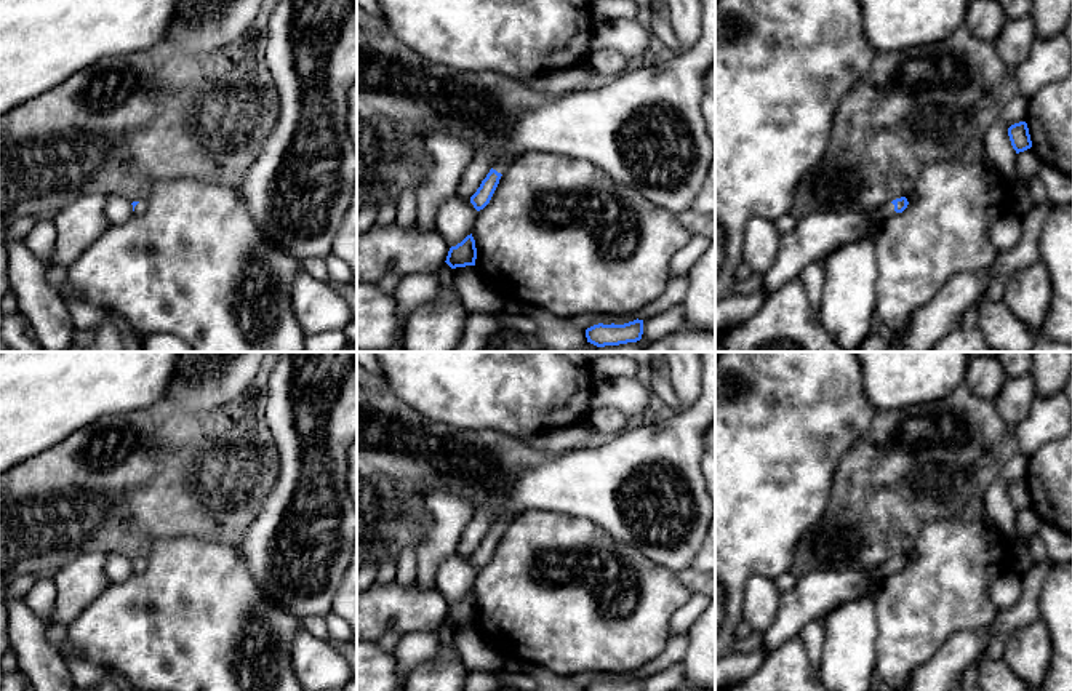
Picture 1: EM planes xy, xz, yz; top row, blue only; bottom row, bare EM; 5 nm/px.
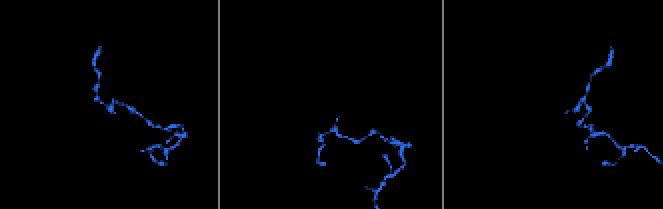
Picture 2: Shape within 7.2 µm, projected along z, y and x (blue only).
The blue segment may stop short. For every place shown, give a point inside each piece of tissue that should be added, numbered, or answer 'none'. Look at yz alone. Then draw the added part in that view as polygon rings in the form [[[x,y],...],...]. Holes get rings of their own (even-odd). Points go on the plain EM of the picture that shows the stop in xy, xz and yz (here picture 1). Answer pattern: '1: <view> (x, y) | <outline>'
1: yz (848, 659) | [[[894,563],[872,568],[874,589],[830,609],[822,619],[824,643],[818,678],[826,691],[872,691],[875,685],[878,624],[875,592],[893,573]]]

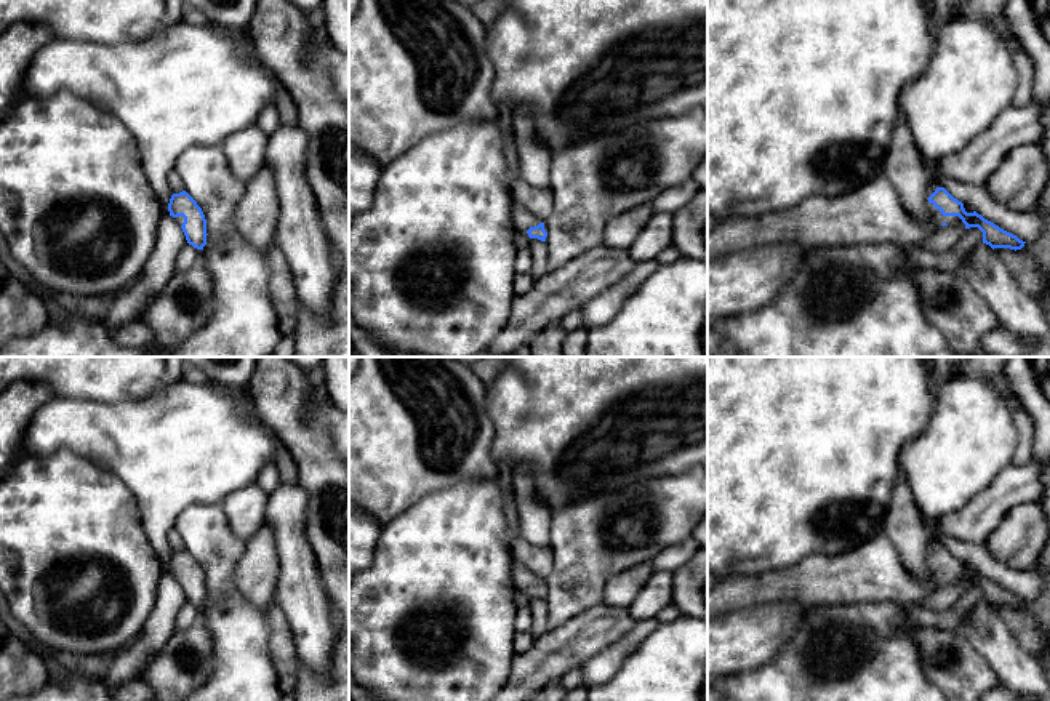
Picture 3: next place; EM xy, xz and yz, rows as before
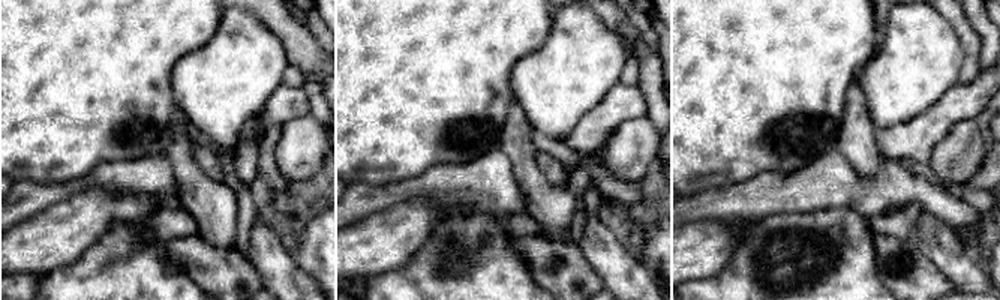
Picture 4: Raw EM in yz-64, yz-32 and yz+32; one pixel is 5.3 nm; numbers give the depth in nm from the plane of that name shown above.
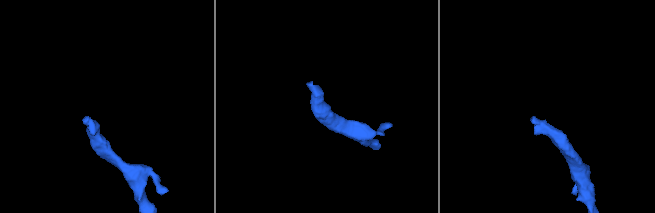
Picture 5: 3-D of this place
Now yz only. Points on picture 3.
1: yz (871, 572) | [[[882,533],[839,555],[815,554],[789,568],[755,576],[730,575],[715,581],[714,587],[707,591],[707,619],[771,602],[797,602],[808,608],[818,605],[874,602],[895,602],[903,607],[911,607],[922,605],[927,595],[943,581],[949,586],[965,587],[959,575],[943,575],[933,562],[927,562],[927,568],[924,578],[911,575],[901,563],[895,546]]]

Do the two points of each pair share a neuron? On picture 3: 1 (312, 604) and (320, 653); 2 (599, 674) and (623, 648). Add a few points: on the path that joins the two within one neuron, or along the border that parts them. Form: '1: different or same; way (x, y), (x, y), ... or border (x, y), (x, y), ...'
1: same; way (312, 616), (316, 640)
2: same; way (604, 668), (617, 655)

